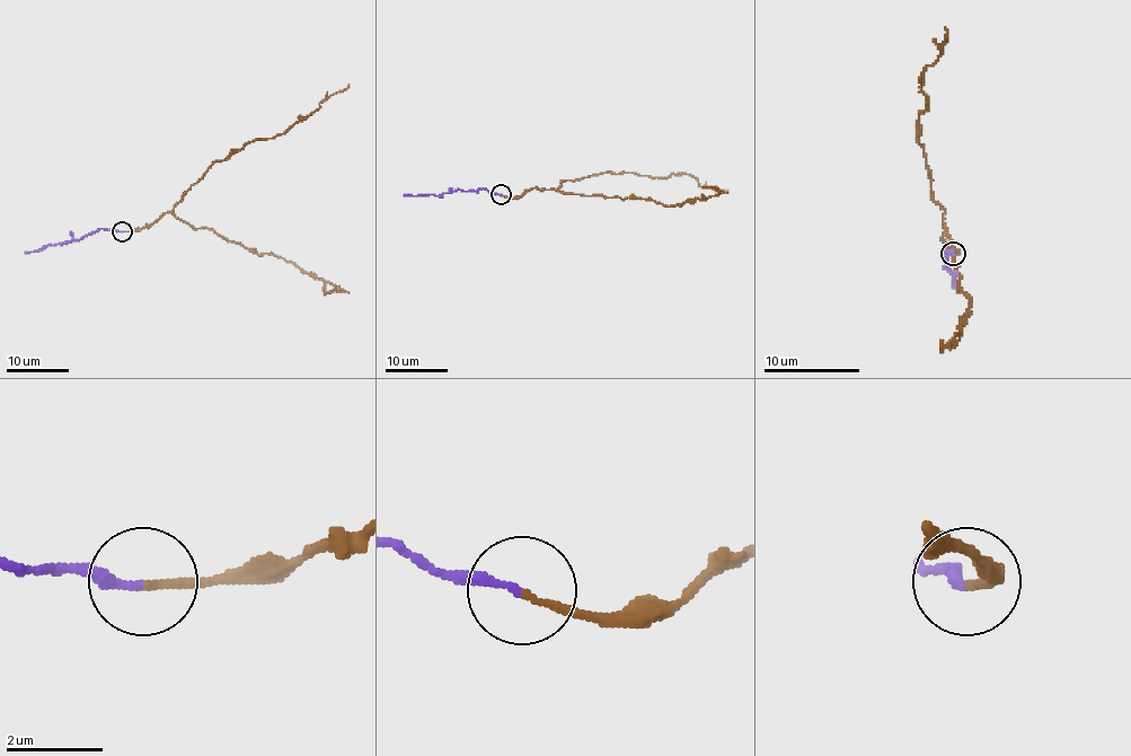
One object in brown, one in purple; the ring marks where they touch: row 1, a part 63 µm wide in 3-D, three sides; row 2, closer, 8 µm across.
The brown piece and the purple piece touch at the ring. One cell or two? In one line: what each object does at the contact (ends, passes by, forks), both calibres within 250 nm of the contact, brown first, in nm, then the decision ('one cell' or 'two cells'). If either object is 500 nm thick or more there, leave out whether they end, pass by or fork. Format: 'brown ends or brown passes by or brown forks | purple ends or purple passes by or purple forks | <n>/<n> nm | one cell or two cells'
brown ends | purple ends | 150/190 nm | two cells

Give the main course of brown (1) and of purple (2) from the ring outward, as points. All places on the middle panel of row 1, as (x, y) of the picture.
1: (501, 194), (519, 198), (533, 187), (556, 190), (566, 181), (602, 173), (690, 174), (699, 186), (727, 190)
2: (501, 194), (478, 187), (438, 195), (404, 194)

